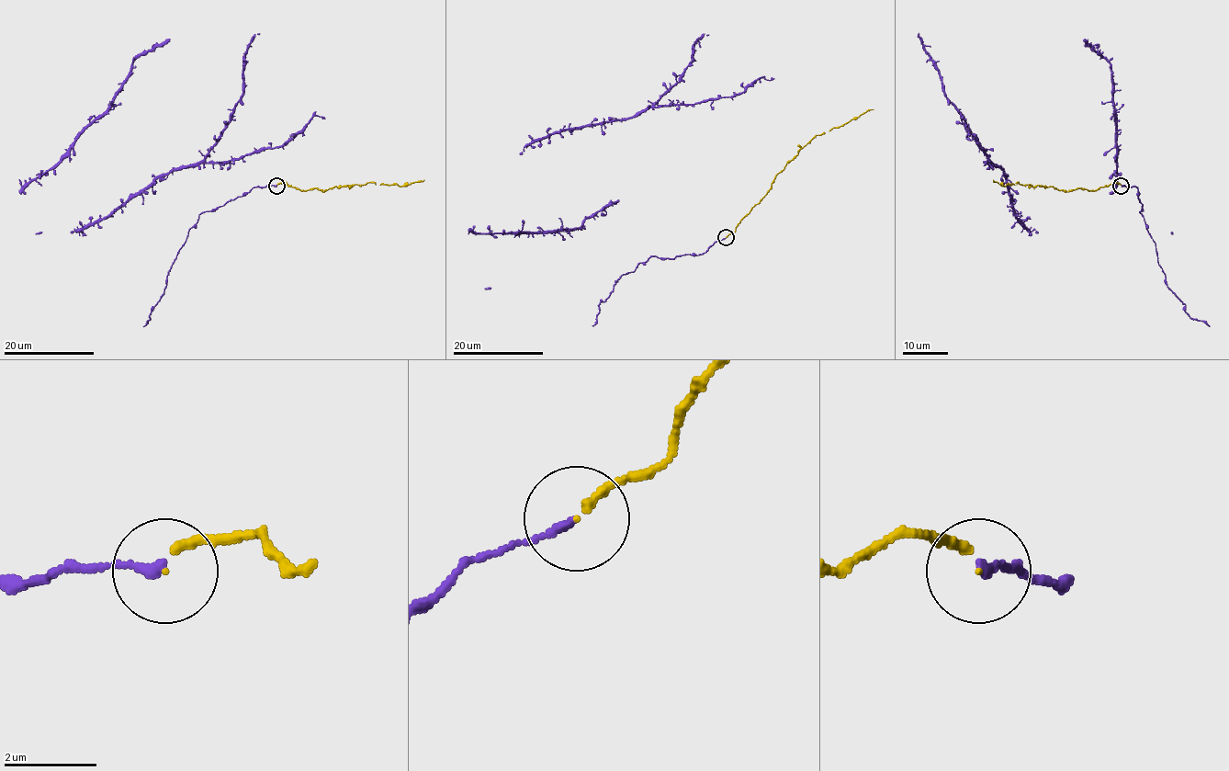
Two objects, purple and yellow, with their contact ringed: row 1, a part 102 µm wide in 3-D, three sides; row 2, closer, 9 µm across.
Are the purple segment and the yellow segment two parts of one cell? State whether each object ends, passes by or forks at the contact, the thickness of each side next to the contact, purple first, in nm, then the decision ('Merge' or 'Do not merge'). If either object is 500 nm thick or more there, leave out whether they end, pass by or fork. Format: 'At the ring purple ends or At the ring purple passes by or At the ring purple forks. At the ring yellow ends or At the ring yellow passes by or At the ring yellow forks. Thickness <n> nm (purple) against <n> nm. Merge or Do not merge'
At the ring purple ends. At the ring yellow ends. Thickness 200 nm (purple) against 150 nm. Merge

